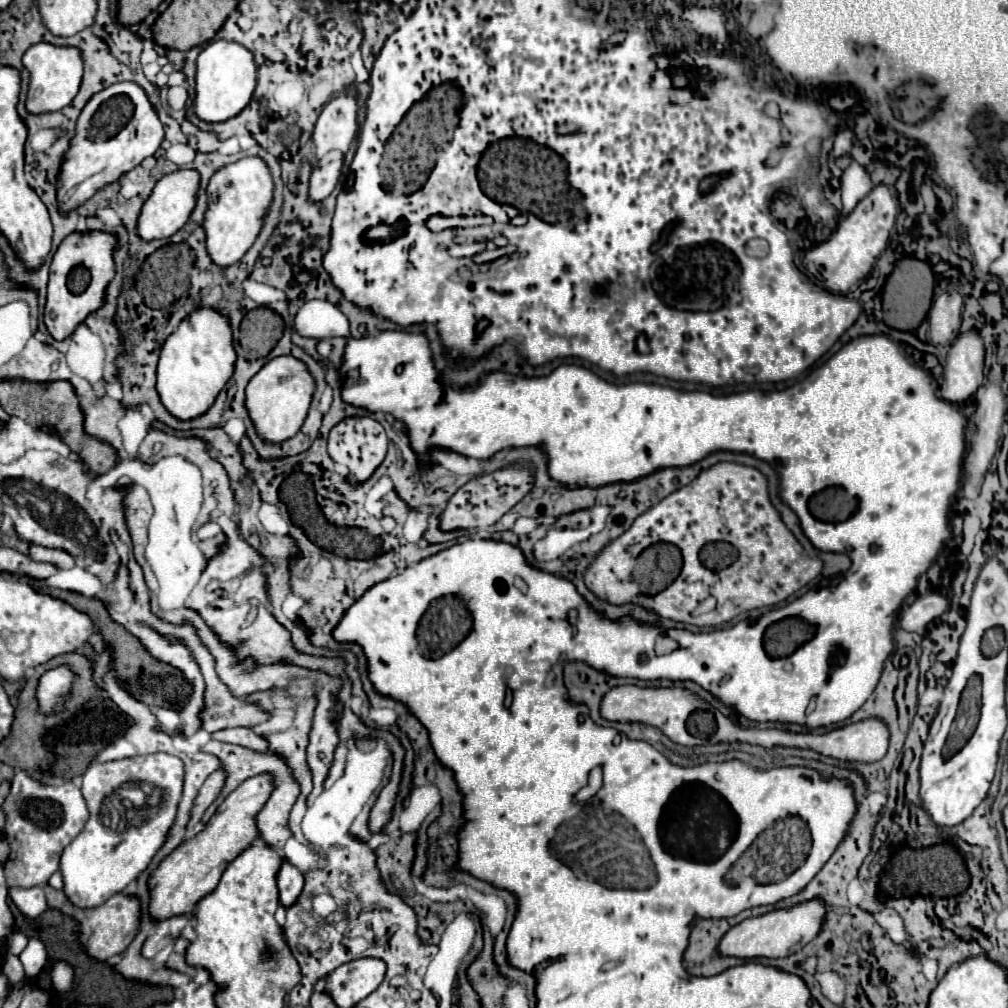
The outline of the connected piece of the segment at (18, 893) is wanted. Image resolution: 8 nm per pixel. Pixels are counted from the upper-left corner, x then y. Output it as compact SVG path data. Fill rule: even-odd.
M11 888L9 896L13 904L29 918L37 918L47 910L43 888Z

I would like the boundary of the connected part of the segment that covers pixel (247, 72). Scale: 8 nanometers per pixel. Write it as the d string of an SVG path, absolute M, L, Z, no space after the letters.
M215 40L203 46L195 70L195 102L193 110L203 122L225 122L237 116L253 98L257 86L257 66L253 54L235 42Z

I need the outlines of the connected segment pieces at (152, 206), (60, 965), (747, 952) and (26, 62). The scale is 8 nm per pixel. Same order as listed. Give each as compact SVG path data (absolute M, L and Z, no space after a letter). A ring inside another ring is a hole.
M179 170L179 172L171 172L167 176L163 176L151 196L145 200L139 218L137 218L137 236L145 242L149 240L161 240L161 238L169 238L173 236L177 230L181 230L185 226L185 222L189 220L189 214L195 208L195 196L199 190L199 174L195 170Z
M57 962L53 966L53 970L51 970L51 978L53 978L55 990L59 990L59 992L69 990L71 988L71 982L73 982L73 970L65 962Z
M813 900L807 904L793 906L789 910L773 910L769 914L749 918L737 926L733 926L723 940L719 942L721 956L735 956L735 958L781 958L795 954L807 942L811 942L825 920L825 906L821 900Z
M35 44L31 46L23 56L23 68L29 72L29 92L25 100L25 108L31 114L45 114L45 112L57 112L71 104L75 94L79 92L81 76L83 76L83 60L81 52L73 46L59 48L53 44Z

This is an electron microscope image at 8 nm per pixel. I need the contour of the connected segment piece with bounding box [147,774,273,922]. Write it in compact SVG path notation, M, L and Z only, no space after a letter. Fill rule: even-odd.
M259 774L259 776L245 780L235 792L231 792L223 800L223 804L217 808L217 812L205 824L205 830L201 830L195 838L187 840L185 844L177 846L169 856L165 856L159 862L159 866L151 872L151 876L147 880L147 884L149 884L147 912L149 912L151 920L161 922L161 920L167 920L173 916L193 914L199 898L213 892L225 866L231 860L235 860L245 848L249 848L251 842L257 840L255 816L267 802L271 790L273 790L273 786L271 786L269 774Z

